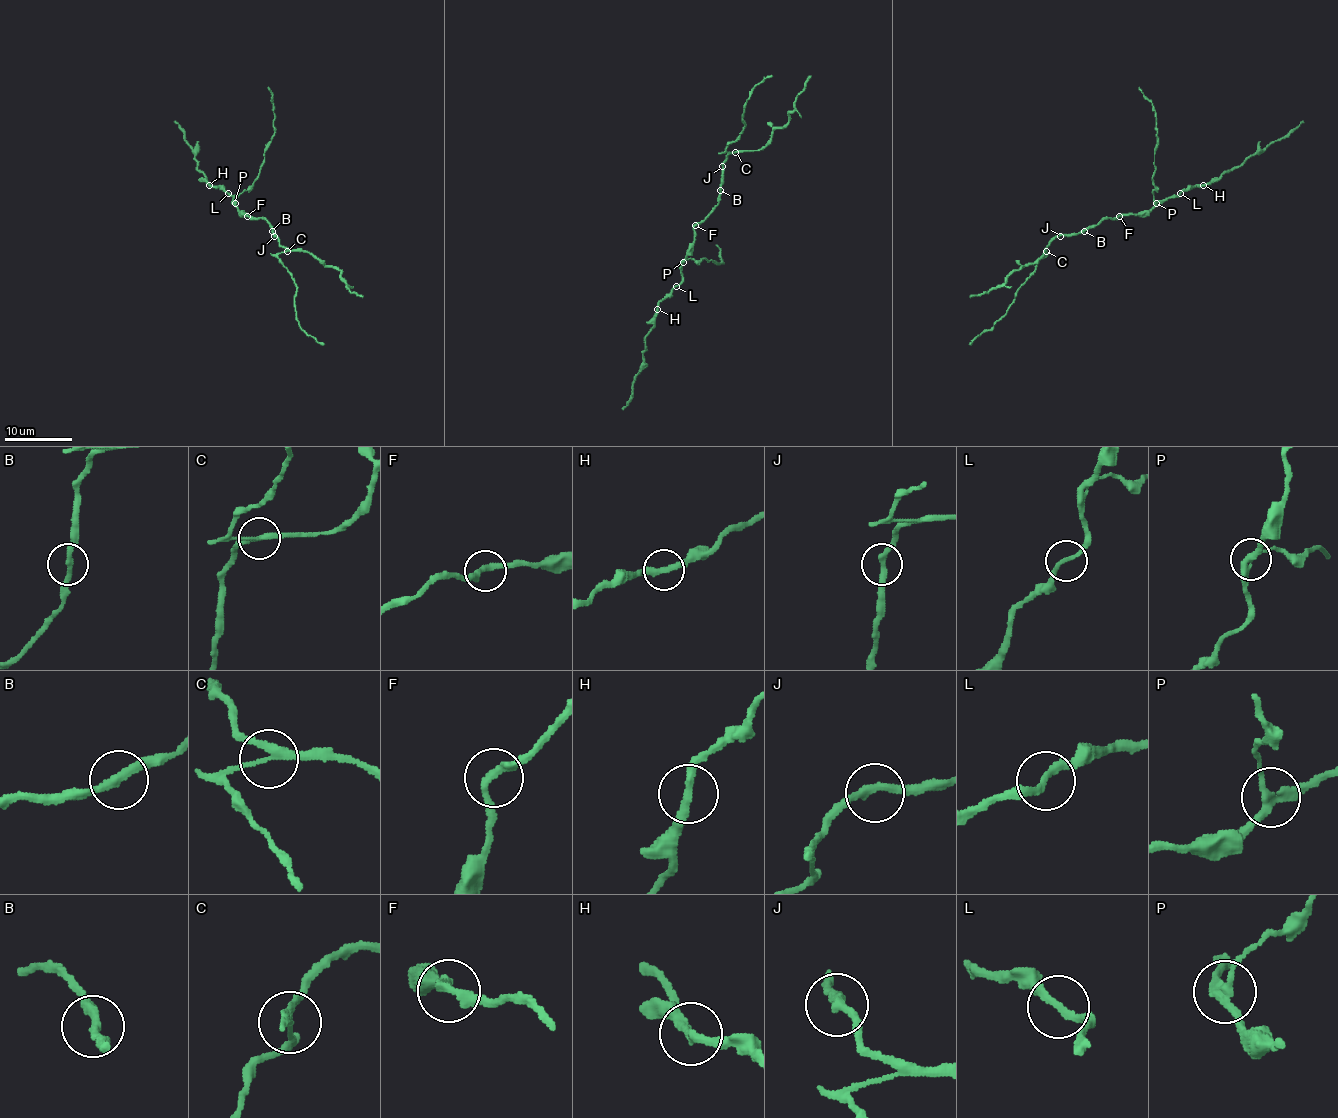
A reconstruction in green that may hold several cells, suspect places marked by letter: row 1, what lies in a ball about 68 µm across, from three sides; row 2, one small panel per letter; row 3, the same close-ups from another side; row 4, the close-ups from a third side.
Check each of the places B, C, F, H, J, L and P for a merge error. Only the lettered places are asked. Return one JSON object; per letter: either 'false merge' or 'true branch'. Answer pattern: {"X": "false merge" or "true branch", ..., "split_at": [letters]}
{"B": "true branch", "C": "false merge", "F": "true branch", "H": "true branch", "J": "true branch", "L": "true branch", "P": "false merge", "split_at": ["C", "P"]}

